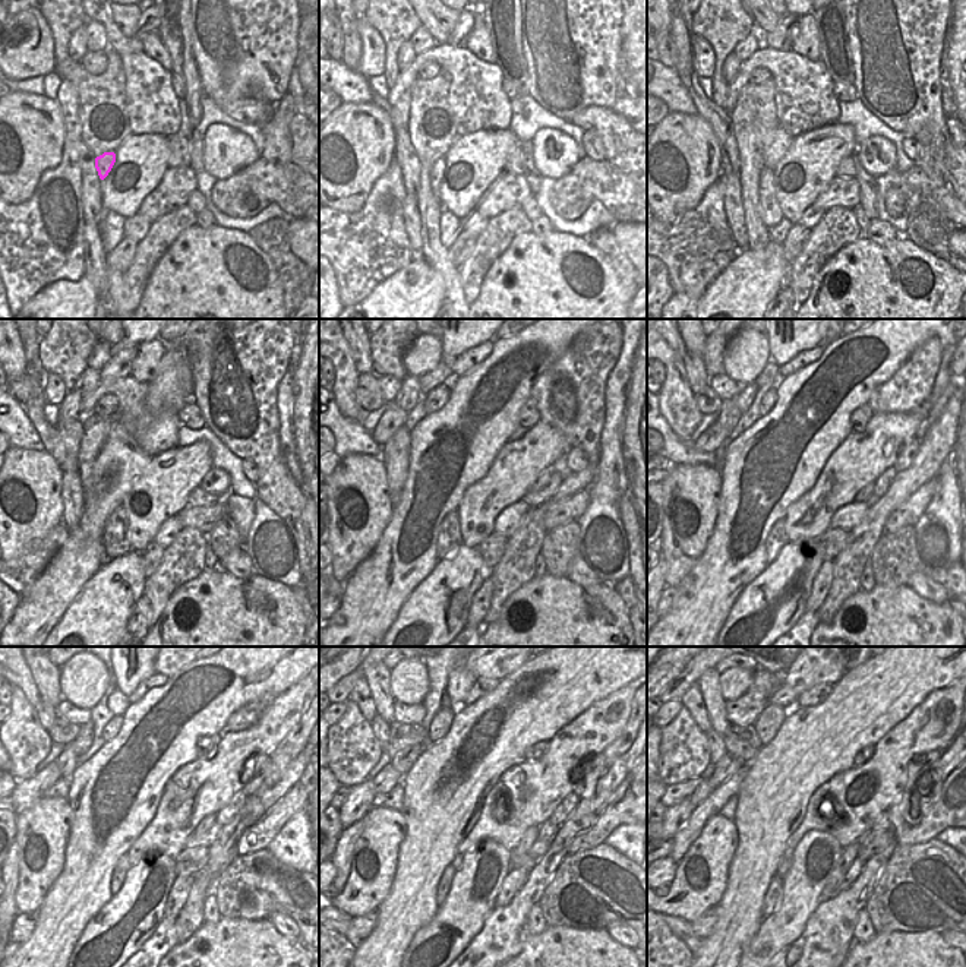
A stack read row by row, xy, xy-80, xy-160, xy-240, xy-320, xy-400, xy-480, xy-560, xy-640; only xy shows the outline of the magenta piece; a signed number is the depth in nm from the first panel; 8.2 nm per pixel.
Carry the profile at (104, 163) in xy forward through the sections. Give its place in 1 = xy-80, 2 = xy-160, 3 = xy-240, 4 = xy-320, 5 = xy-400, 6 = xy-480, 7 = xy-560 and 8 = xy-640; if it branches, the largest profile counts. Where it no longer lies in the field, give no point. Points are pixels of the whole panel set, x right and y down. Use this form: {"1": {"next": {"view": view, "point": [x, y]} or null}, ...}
{"1": {"next": {"view": "xy-80", "point": [436, 173]}}, "2": {"next": {"view": "xy-160", "point": [770, 211]}}, "3": {"next": {"view": "xy-240", "point": [116, 534]}}, "4": {"next": {"view": "xy-320", "point": [450, 539]}}, "5": {"next": {"view": "xy-400", "point": [776, 539]}}, "6": {"next": {"view": "xy-480", "point": [122, 866]}}, "7": {"next": {"view": "xy-560", "point": [444, 887]}}, "8": {"next": {"view": "xy-640", "point": [774, 891]}}}

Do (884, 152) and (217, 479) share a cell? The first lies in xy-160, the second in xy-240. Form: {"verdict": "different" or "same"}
{"verdict": "same"}

